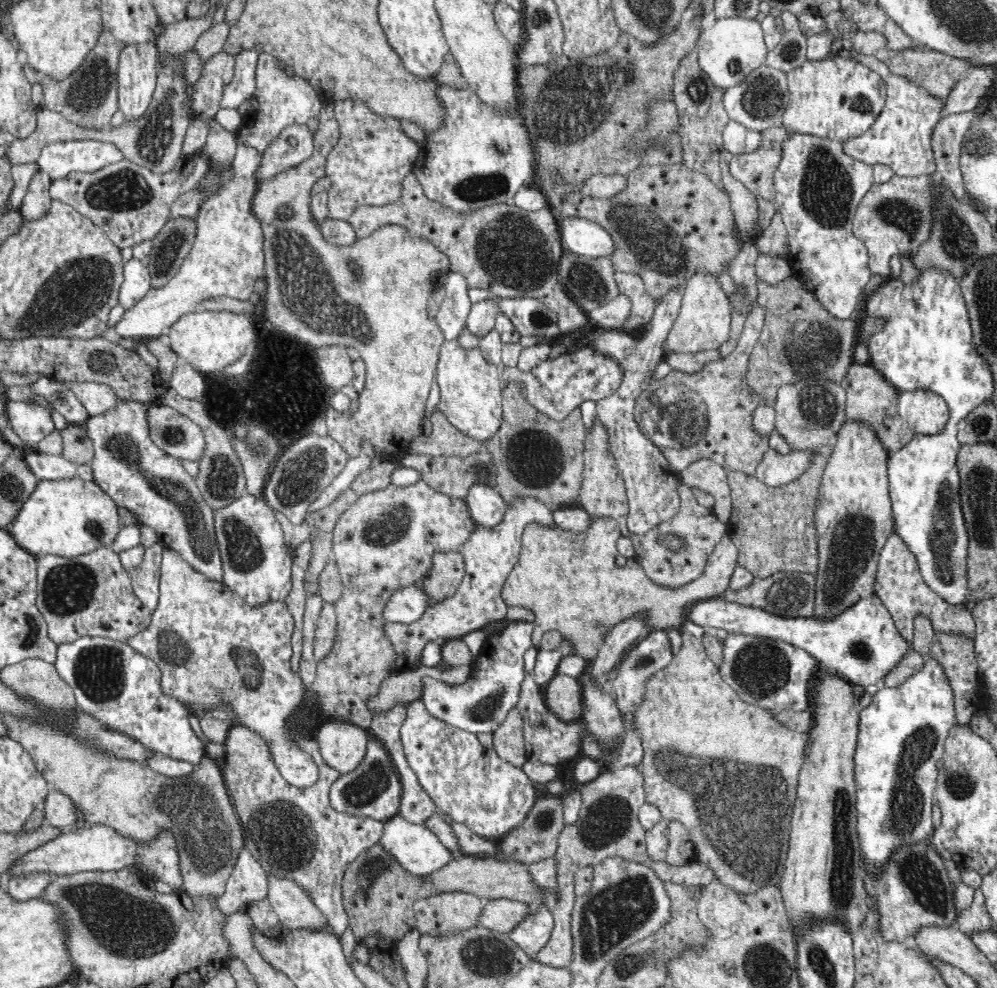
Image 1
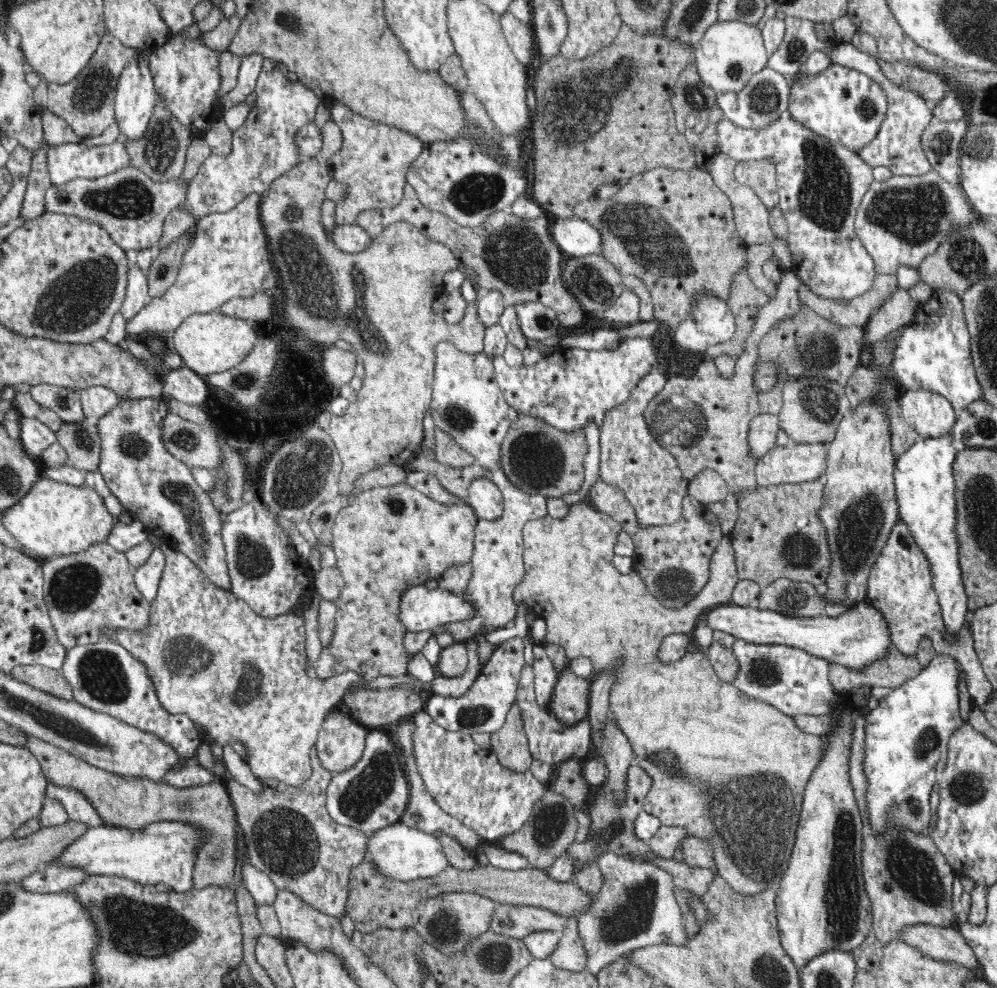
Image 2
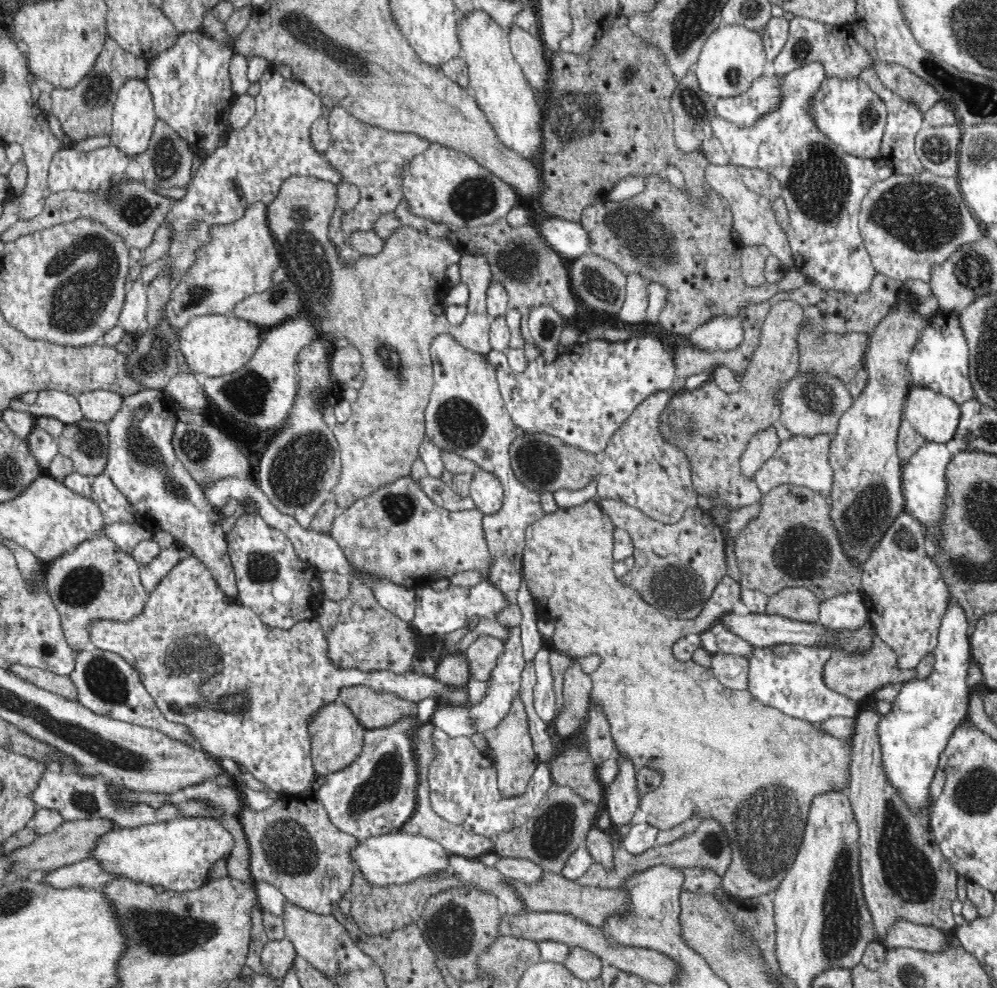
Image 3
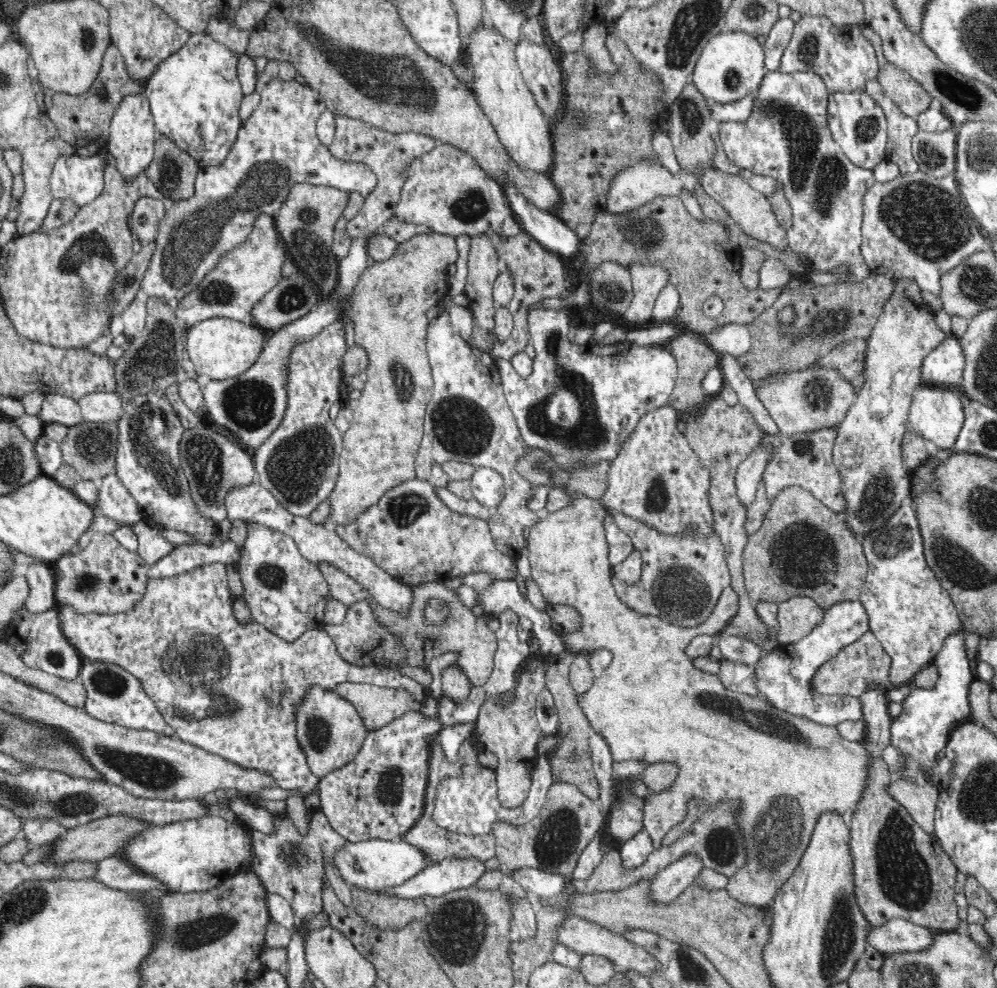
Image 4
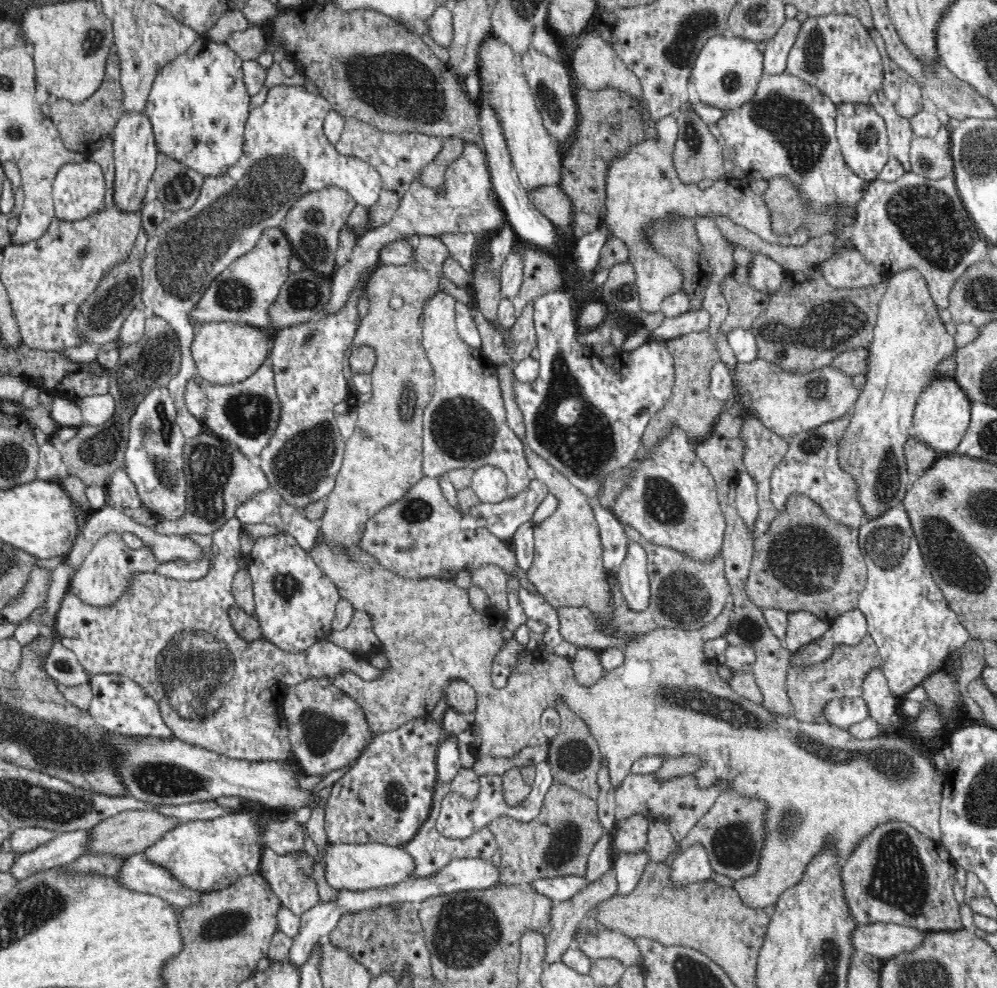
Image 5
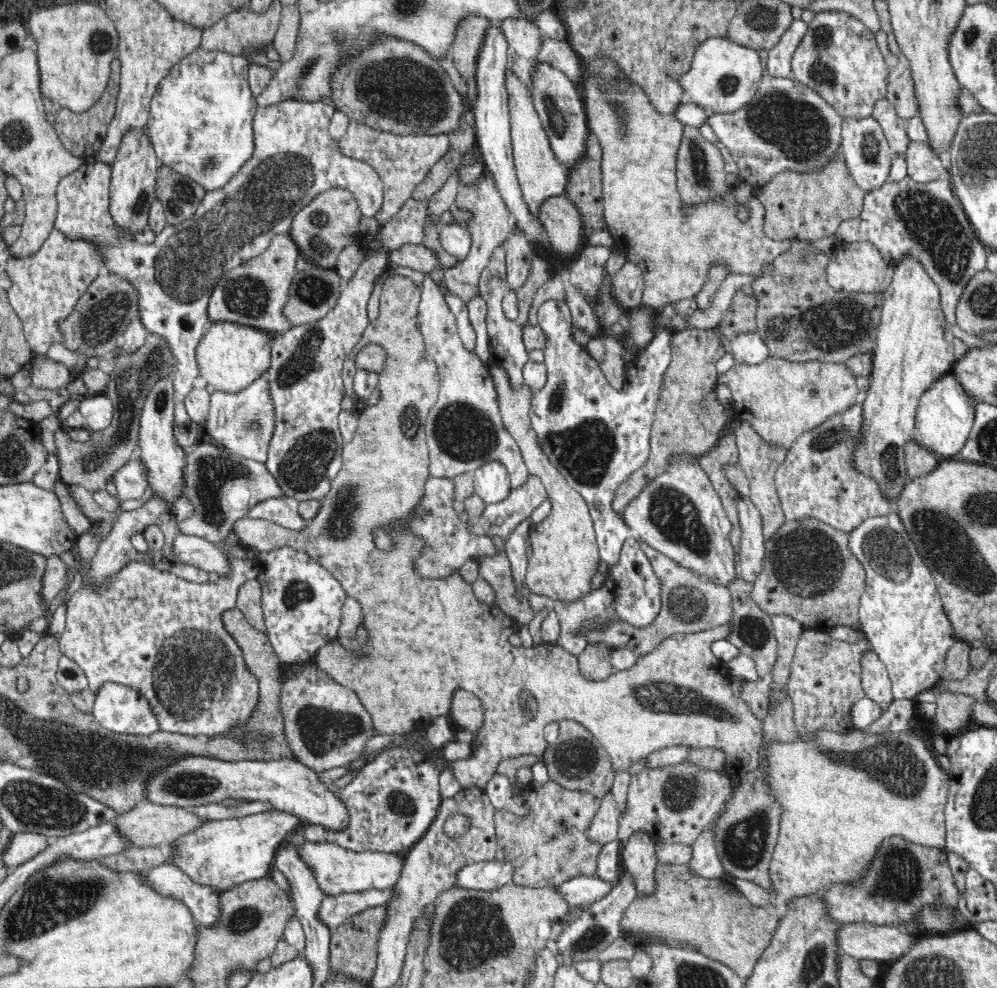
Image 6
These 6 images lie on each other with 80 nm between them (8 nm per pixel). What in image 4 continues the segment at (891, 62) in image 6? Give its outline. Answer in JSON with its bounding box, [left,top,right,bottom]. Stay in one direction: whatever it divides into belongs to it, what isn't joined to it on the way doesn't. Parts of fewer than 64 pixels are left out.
[858,24,934,117]

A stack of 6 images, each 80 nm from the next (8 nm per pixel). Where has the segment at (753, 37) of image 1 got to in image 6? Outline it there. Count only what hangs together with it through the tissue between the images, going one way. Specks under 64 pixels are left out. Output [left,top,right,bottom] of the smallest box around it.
[677,35,763,114]

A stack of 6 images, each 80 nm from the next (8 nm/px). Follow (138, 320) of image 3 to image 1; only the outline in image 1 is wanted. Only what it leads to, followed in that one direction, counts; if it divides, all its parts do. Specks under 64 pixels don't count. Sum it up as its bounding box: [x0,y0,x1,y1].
[118,258,152,310]

